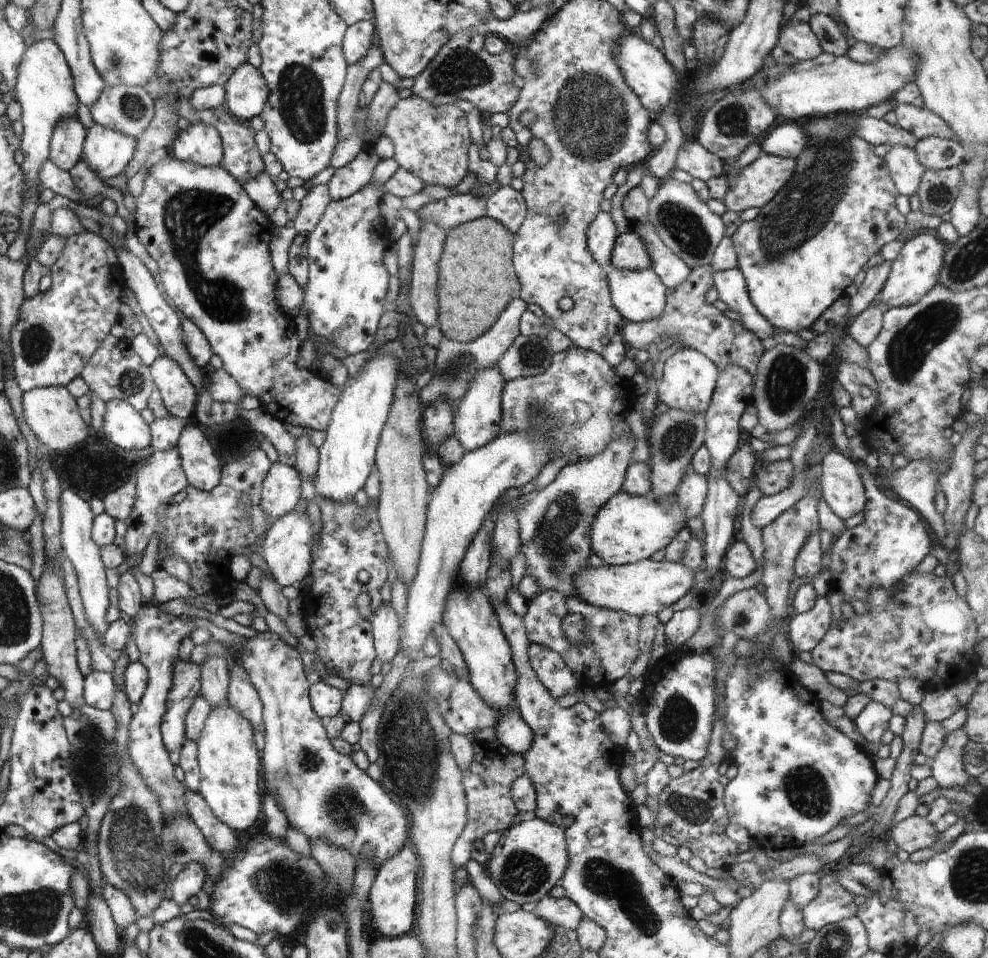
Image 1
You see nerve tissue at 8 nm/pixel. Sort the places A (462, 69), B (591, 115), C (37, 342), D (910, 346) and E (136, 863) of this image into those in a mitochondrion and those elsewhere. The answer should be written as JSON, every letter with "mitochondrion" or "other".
{"A":"mitochondrion","B":"mitochondrion","C":"mitochondrion","D":"mitochondrion","E":"mitochondrion"}

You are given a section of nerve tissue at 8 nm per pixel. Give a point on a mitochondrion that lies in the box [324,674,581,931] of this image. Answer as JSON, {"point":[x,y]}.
{"point":[410,756]}

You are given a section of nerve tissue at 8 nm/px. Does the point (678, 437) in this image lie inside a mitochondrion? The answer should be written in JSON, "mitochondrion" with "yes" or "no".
{"mitochondrion":"yes"}

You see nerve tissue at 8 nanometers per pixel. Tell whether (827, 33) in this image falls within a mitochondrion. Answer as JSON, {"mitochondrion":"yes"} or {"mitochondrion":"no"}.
{"mitochondrion":"yes"}

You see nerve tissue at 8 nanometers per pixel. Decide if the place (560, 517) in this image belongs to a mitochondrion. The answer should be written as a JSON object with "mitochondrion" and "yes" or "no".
{"mitochondrion":"yes"}

